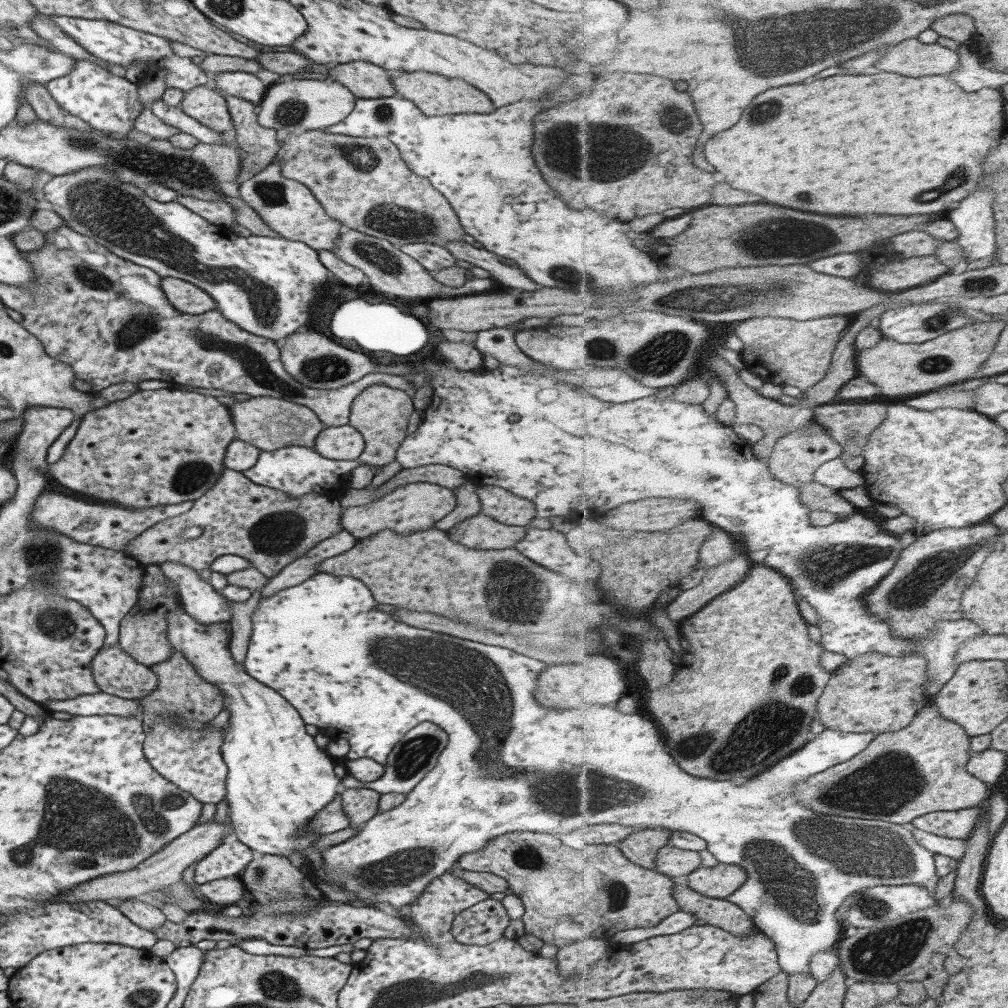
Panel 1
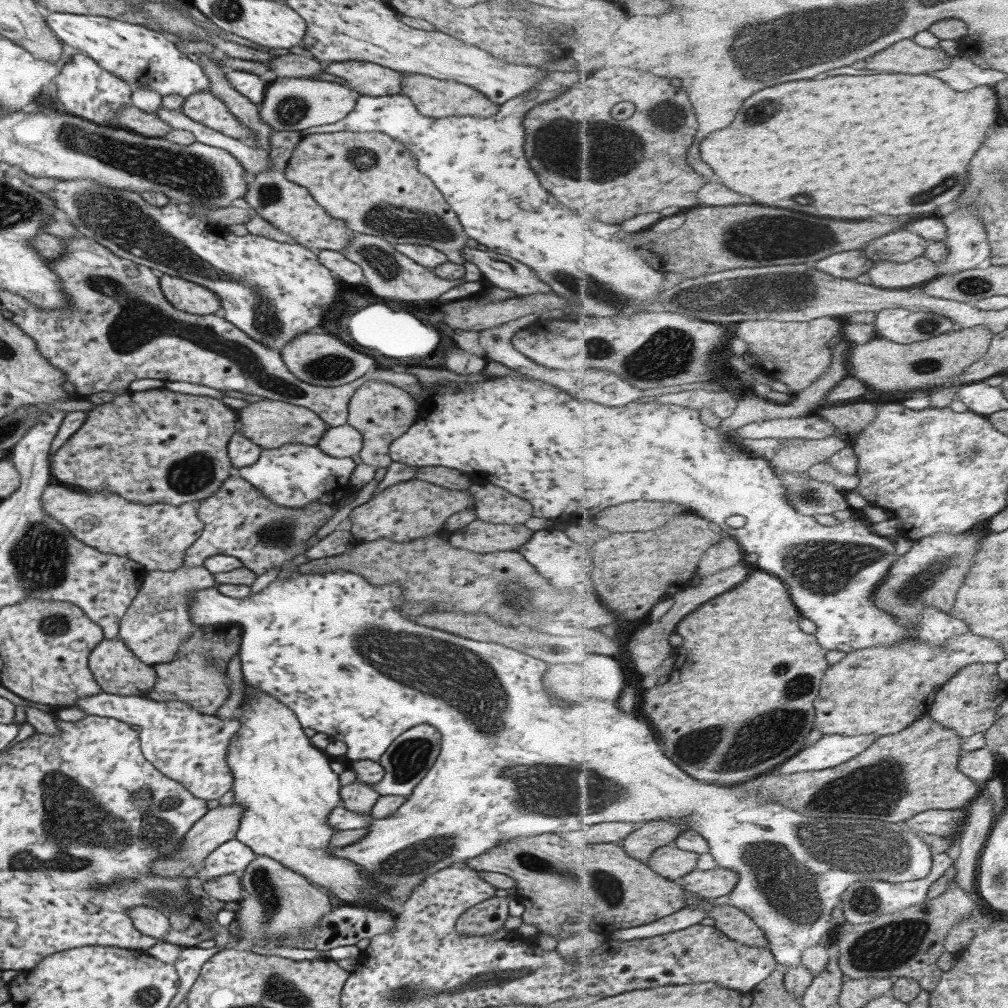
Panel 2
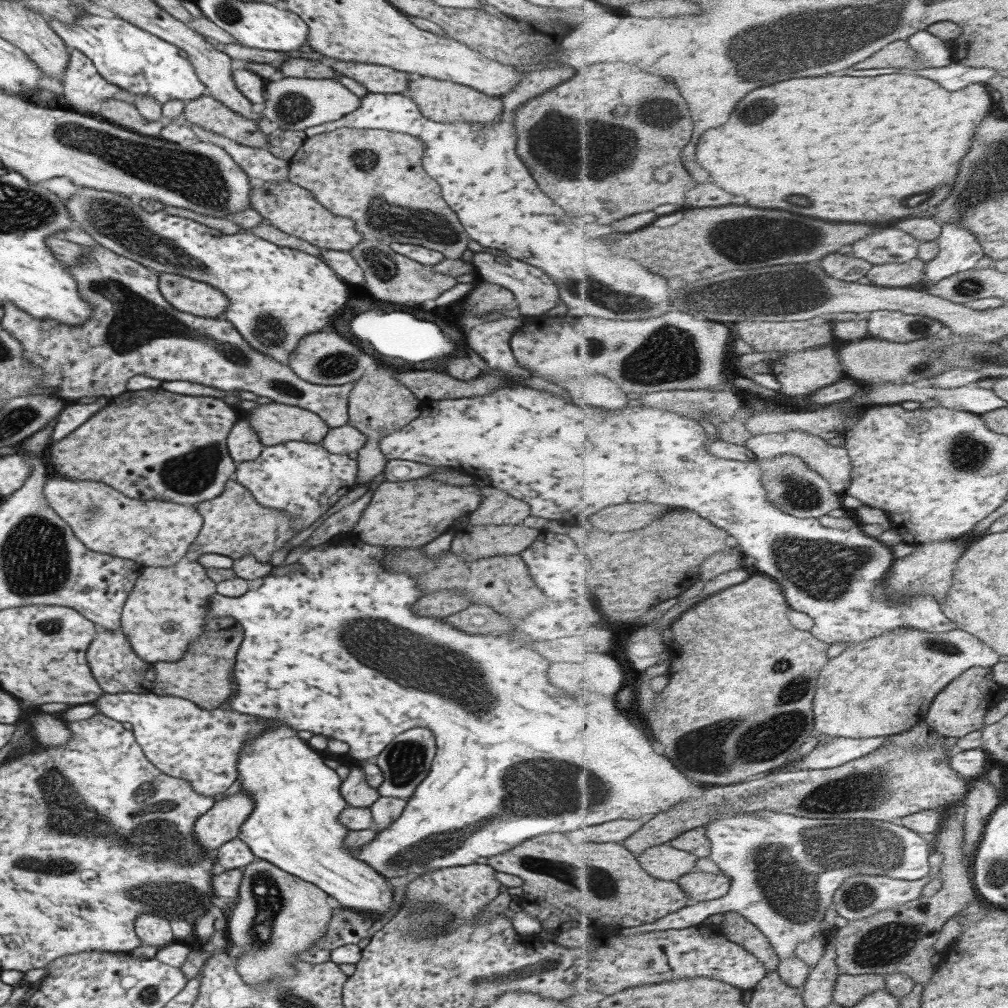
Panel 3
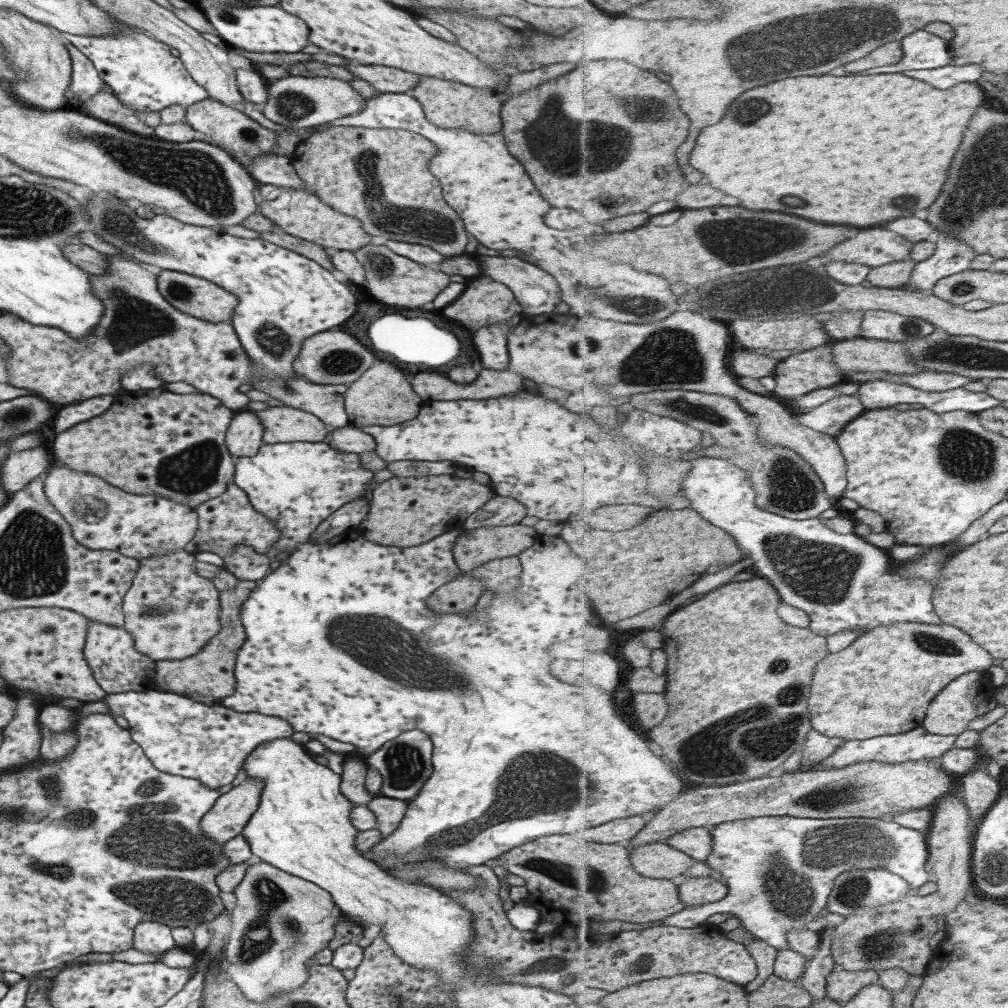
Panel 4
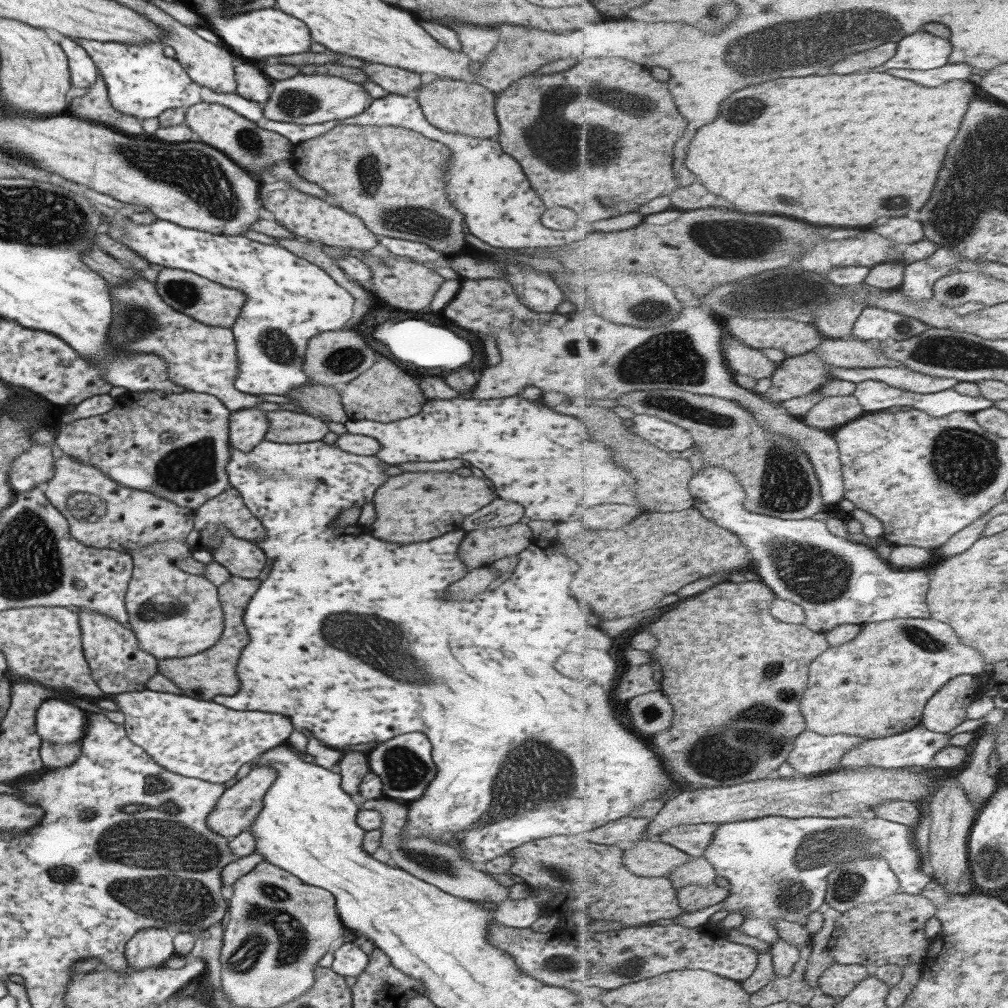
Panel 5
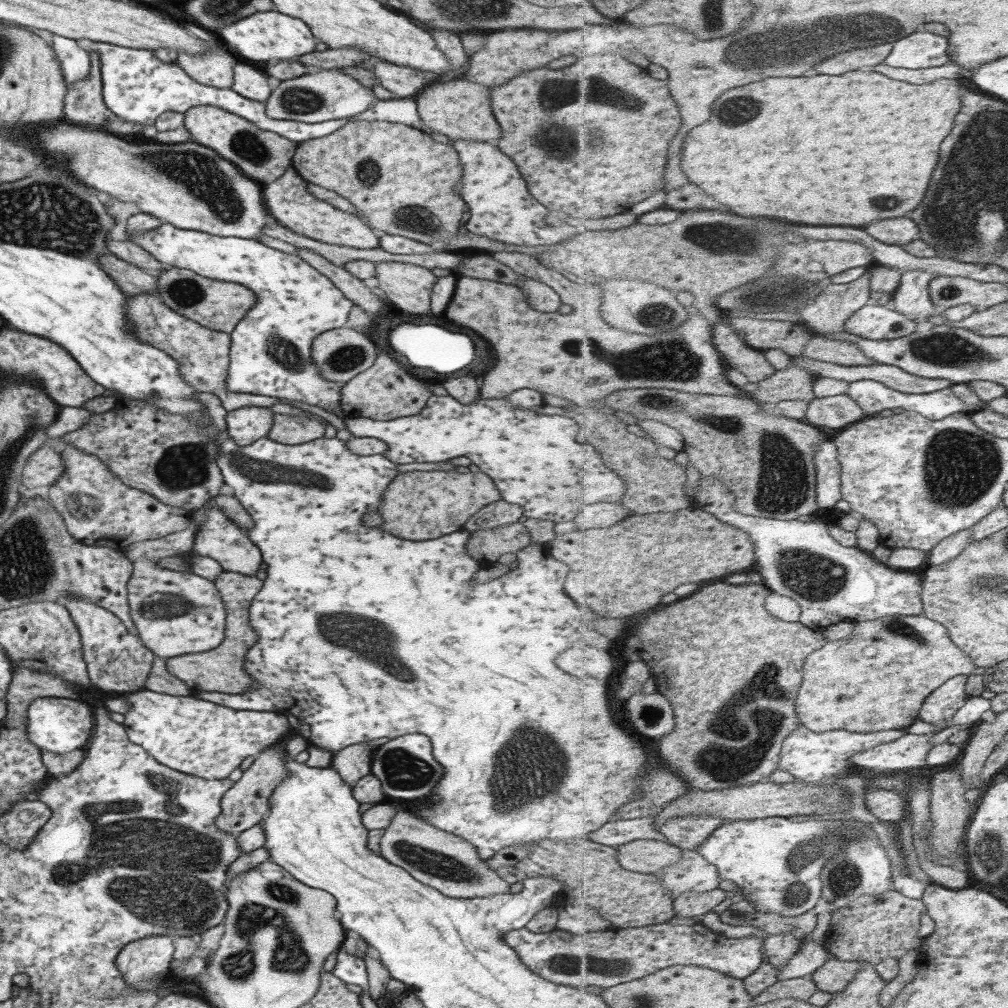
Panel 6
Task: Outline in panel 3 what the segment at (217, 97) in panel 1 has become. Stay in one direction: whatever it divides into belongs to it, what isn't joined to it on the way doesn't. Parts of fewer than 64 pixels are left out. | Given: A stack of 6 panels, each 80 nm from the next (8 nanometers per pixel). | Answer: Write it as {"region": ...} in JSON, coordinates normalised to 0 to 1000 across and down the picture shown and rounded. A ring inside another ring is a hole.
{"region":[[[206,93],[192,97],[191,99],[187,99],[183,102],[180,117],[186,122],[191,122],[203,129],[218,133],[227,139],[243,145],[262,148],[266,145],[266,136],[255,126],[254,120],[245,119],[238,113],[221,105],[216,99],[209,97]]]}

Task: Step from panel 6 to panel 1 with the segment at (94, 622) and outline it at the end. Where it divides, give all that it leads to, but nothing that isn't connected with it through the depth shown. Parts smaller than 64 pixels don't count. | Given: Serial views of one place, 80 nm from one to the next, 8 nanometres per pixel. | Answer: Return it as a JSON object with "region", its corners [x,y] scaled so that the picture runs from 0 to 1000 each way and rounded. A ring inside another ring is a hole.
{"region":[[[117,639],[101,641],[89,664],[98,686],[124,693],[139,693],[155,682],[155,669],[138,659]]]}

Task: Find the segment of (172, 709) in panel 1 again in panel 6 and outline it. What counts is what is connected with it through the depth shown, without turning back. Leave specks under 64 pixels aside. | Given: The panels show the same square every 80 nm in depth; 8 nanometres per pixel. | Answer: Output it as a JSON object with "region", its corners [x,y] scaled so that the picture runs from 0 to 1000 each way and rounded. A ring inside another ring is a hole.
{"region":[[[221,566],[211,577],[224,609],[221,635],[212,644],[204,645],[204,647],[181,649],[163,654],[164,663],[173,673],[183,677],[190,689],[199,685],[221,688],[239,688],[247,685],[249,680],[252,681],[252,675],[241,667],[242,661],[240,659],[243,657],[241,651],[243,651],[245,644],[248,644],[255,635],[255,630],[248,622],[246,603],[250,593],[260,582],[260,575],[255,574],[253,570],[243,571]]]}

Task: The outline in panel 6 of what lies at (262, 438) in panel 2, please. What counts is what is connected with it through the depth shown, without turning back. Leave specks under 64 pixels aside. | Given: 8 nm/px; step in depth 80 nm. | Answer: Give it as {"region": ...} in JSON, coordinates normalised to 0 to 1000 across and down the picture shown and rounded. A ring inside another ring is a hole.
{"region":[[[270,411],[270,422],[264,434],[277,440],[307,438],[320,433],[321,424],[313,416],[286,411]]]}

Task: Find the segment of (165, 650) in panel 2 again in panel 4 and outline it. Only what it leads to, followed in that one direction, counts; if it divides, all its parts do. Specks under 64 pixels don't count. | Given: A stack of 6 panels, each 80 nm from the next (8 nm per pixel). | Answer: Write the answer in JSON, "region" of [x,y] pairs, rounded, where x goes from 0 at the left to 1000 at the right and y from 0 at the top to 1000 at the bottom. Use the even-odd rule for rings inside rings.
{"region":[[[183,545],[172,546],[165,550],[153,550],[148,554],[137,557],[137,564],[123,589],[121,600],[121,622],[131,631],[133,644],[152,656],[158,655],[182,655],[194,649],[207,633],[218,624],[216,609],[218,597],[215,591],[209,595],[209,601],[205,597],[193,597],[195,603],[188,597],[182,605],[164,605],[158,609],[158,595],[164,591],[160,581],[166,581],[168,577],[186,577],[186,581],[212,581],[208,574],[196,570],[192,564],[192,551]]]}

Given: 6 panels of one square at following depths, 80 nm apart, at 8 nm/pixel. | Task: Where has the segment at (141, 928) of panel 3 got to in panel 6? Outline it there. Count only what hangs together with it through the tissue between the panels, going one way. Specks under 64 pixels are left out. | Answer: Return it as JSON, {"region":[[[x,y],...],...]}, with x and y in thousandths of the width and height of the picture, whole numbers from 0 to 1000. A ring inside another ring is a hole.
{"region":[[[145,929],[124,937],[116,945],[113,955],[125,977],[132,980],[132,982],[136,982],[136,984],[142,984],[142,982],[148,982],[148,980],[145,980],[148,975],[153,977],[166,968],[169,962],[167,958],[171,951],[172,941],[171,931],[167,929]]]}

